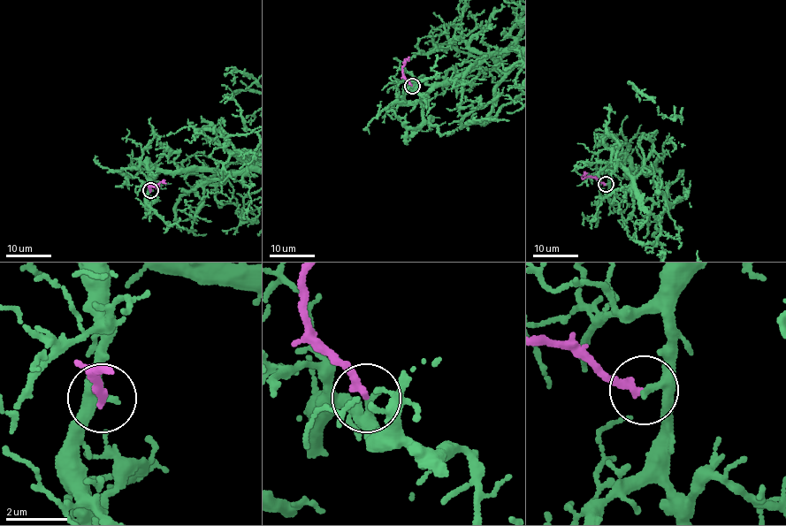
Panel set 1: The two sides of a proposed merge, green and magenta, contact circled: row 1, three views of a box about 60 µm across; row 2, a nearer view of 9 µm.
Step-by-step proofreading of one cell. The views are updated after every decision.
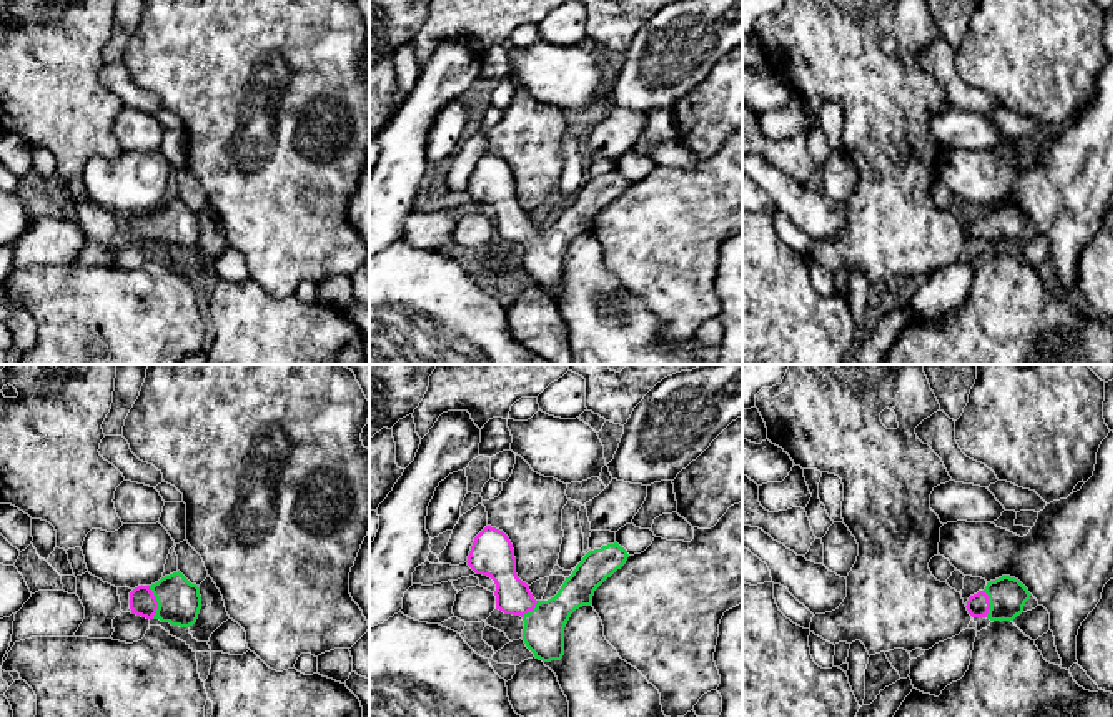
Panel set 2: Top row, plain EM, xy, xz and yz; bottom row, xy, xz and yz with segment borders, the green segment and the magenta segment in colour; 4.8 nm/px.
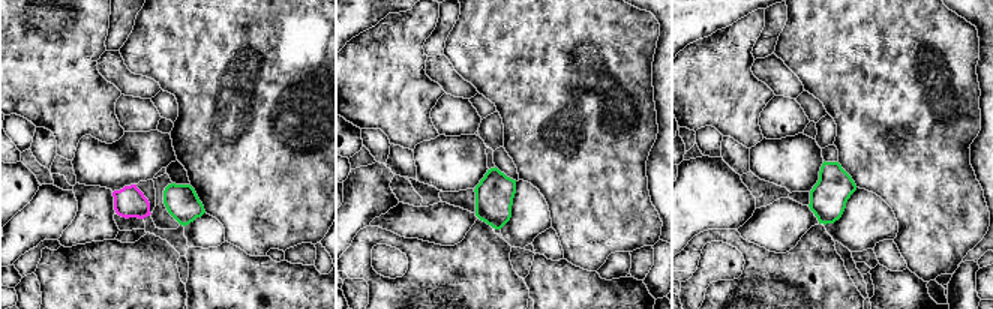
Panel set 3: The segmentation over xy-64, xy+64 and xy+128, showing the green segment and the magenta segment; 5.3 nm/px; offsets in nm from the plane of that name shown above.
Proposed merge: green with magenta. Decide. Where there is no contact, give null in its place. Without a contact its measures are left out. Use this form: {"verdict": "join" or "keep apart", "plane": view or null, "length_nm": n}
{"verdict": "join", "plane": "xy", "length_nm": 160}

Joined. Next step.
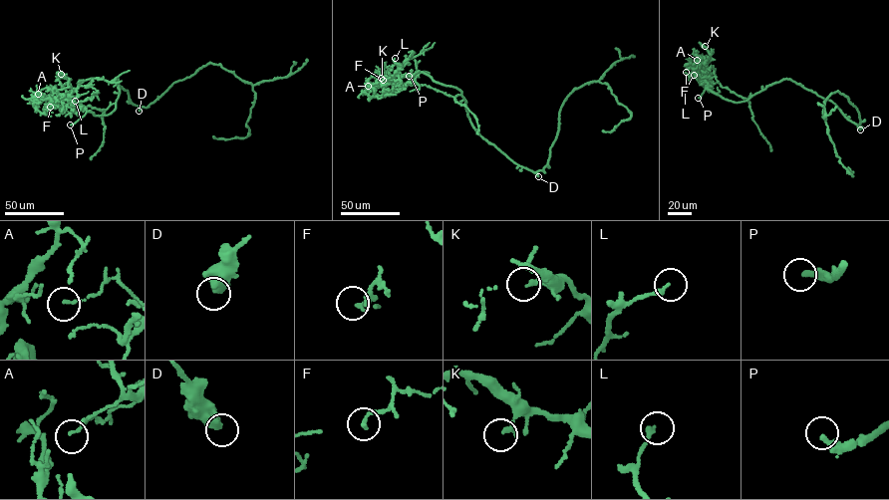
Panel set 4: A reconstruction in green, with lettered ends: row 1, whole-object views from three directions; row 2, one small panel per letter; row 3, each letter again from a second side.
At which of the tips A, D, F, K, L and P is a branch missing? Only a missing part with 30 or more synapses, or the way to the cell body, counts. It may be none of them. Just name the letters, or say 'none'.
P

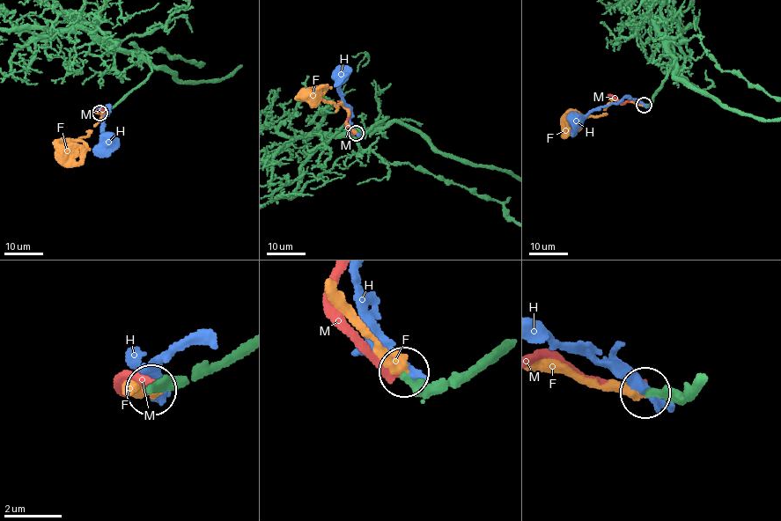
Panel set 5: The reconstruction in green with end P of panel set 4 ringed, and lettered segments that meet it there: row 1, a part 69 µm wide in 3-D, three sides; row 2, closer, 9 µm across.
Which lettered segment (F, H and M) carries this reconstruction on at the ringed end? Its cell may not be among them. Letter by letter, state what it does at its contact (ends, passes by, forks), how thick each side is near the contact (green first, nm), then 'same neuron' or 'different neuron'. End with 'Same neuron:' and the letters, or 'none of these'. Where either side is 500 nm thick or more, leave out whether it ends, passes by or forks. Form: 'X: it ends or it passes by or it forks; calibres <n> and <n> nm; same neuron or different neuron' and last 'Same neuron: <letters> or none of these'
F: it ends; calibres 320 and 420 nm; same neuron
H: it ends; calibres 440 and 380 nm; different neuron
M: it ends; calibres 320 and 280 nm; different neuron
Same neuron: F

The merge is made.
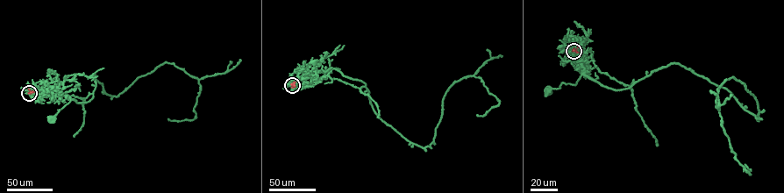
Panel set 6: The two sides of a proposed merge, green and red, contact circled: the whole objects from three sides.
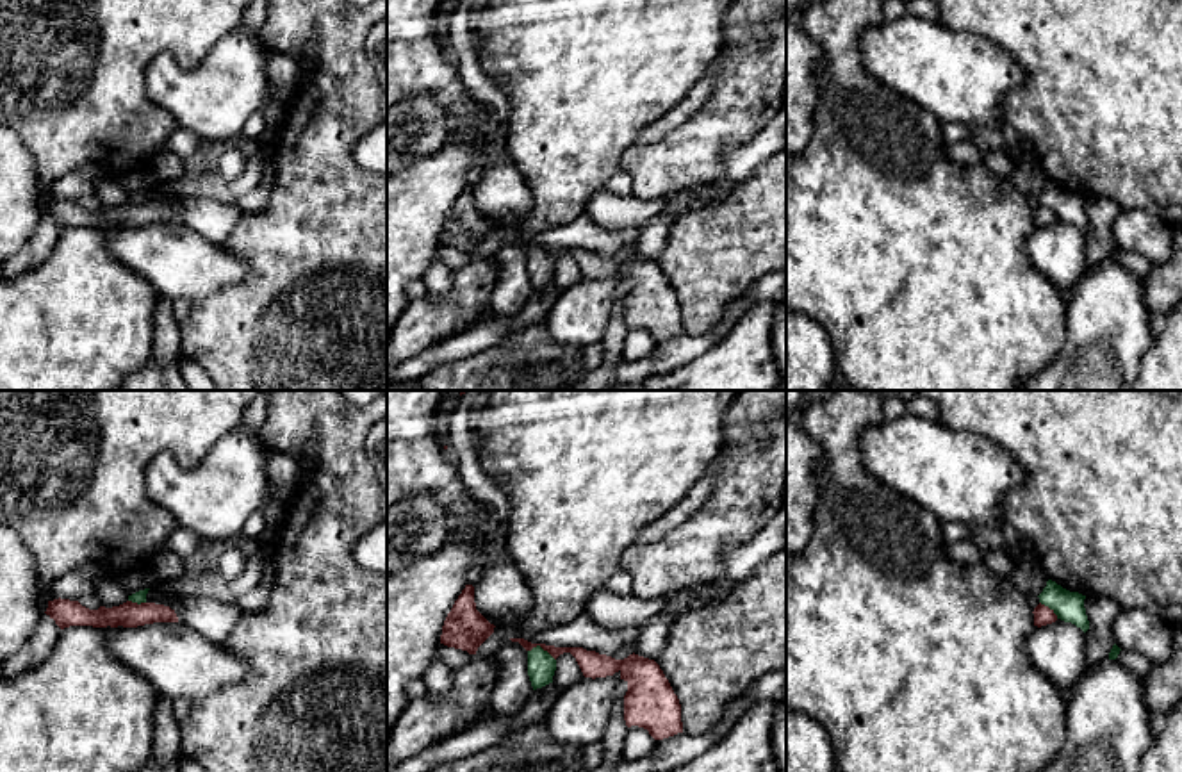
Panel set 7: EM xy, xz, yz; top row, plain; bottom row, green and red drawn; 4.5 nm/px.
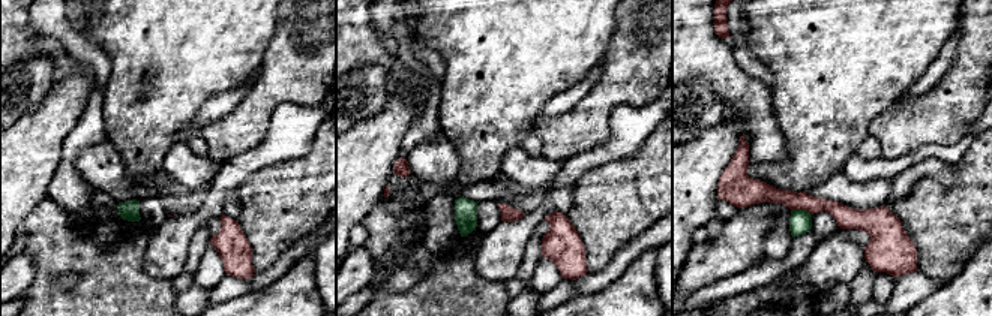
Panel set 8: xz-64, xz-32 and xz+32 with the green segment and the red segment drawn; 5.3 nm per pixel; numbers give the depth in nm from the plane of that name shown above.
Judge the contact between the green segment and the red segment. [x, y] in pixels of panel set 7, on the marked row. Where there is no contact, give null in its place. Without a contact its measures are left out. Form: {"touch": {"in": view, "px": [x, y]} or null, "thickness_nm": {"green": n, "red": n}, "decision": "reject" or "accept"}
{"touch": {"in": "xz", "px": [541, 648]}, "thickness_nm": {"green": 130, "red": 120}, "decision": "reject"}

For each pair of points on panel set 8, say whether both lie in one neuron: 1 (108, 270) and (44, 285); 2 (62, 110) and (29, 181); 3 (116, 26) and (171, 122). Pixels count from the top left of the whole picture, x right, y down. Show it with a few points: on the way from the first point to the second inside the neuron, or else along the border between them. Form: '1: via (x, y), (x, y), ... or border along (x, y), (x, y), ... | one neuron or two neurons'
1: via (92, 267), (60, 268) | one neuron
2: via (45, 128), (29, 152), (29, 163) | one neuron
3: via (140, 50), (161, 71), (161, 98) | one neuron

